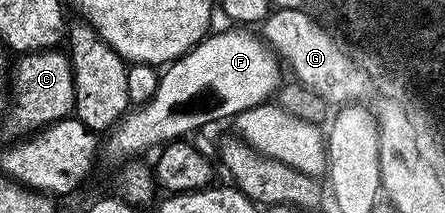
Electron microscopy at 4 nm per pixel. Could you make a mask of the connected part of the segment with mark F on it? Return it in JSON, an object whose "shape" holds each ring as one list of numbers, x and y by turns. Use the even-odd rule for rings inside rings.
{"shape":[[231,28,220,34,208,33,203,41,197,43,186,54,176,58,159,75,159,87,151,98,127,111,114,126,111,127,107,138,107,154,113,161,122,163,134,159,142,150,154,151,164,144,186,139,187,134,207,126,210,122,219,122,222,118,234,119,235,115,245,112,254,106,262,106,268,100,274,99,284,81,279,71,280,59,267,42,258,33,250,34,247,28]]}

